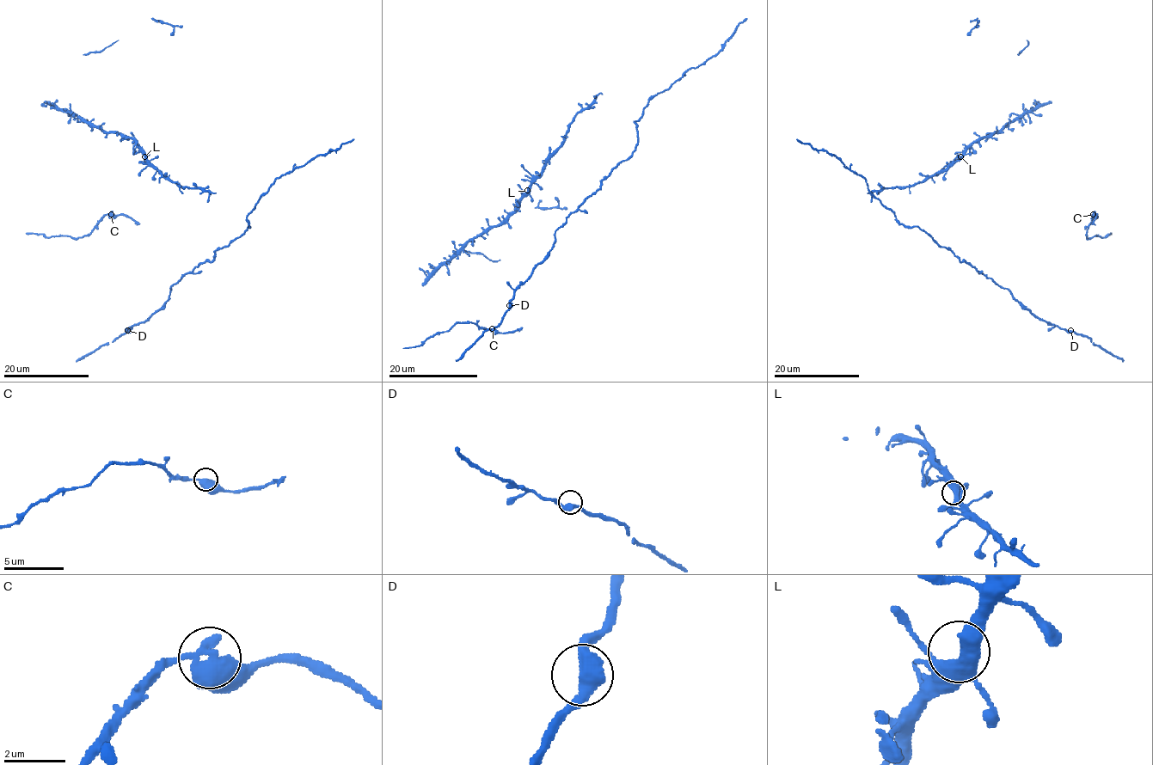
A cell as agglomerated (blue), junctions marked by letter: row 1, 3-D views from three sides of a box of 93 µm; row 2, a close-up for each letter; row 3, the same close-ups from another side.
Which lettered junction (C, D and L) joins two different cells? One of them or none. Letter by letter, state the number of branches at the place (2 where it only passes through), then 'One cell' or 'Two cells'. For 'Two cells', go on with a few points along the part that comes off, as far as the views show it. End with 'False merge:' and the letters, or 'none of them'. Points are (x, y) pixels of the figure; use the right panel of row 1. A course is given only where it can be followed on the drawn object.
C: Branches: 2. Two cells
D: Branches: 2. One cell
L: Branches: 3. One cell
False merge: C

